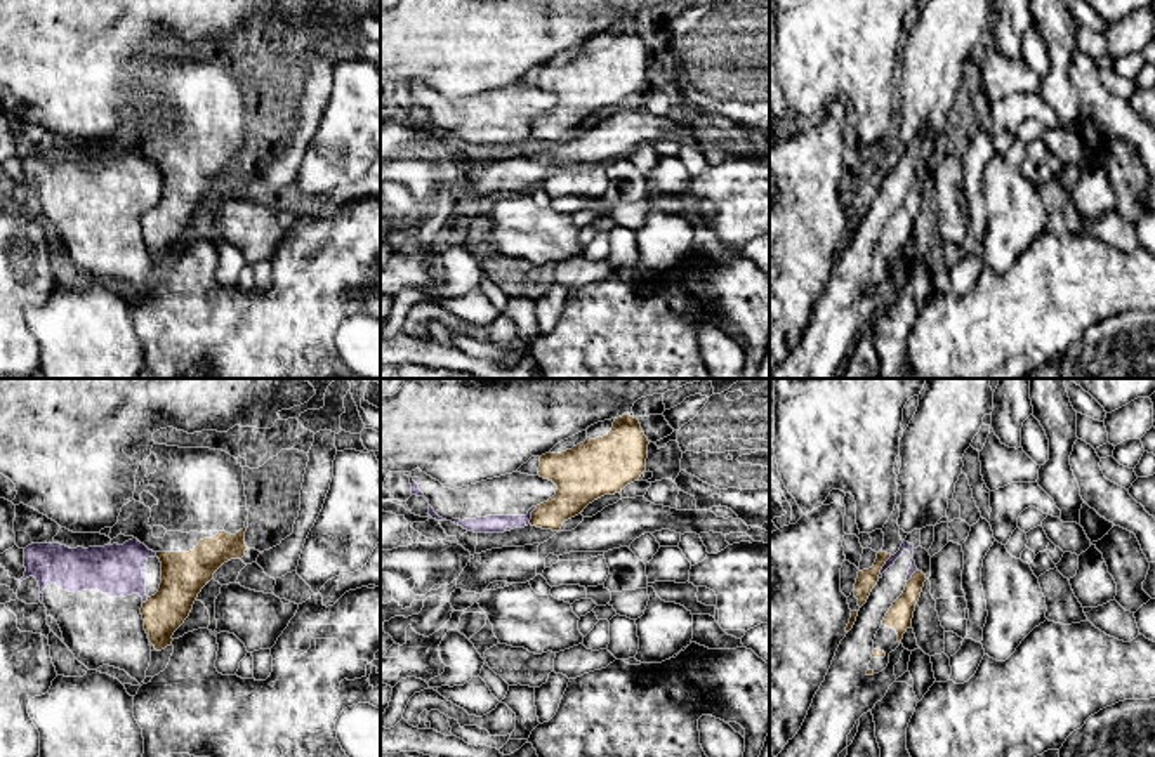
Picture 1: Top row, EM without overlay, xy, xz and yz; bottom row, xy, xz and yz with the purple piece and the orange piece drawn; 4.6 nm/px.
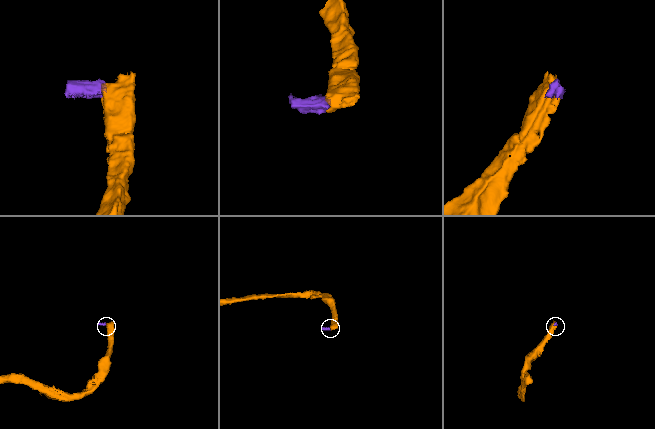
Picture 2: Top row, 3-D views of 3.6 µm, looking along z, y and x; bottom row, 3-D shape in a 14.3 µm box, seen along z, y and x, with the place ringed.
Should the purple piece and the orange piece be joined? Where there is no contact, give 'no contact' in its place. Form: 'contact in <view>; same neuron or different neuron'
contact in yz; different neuron

